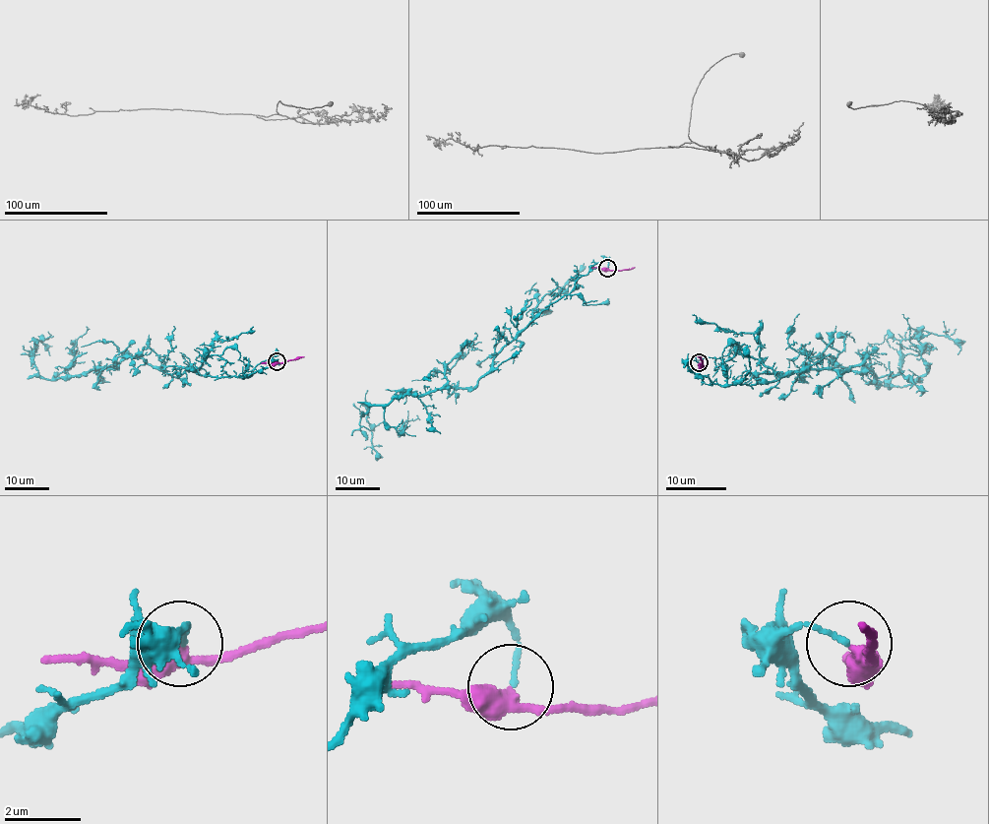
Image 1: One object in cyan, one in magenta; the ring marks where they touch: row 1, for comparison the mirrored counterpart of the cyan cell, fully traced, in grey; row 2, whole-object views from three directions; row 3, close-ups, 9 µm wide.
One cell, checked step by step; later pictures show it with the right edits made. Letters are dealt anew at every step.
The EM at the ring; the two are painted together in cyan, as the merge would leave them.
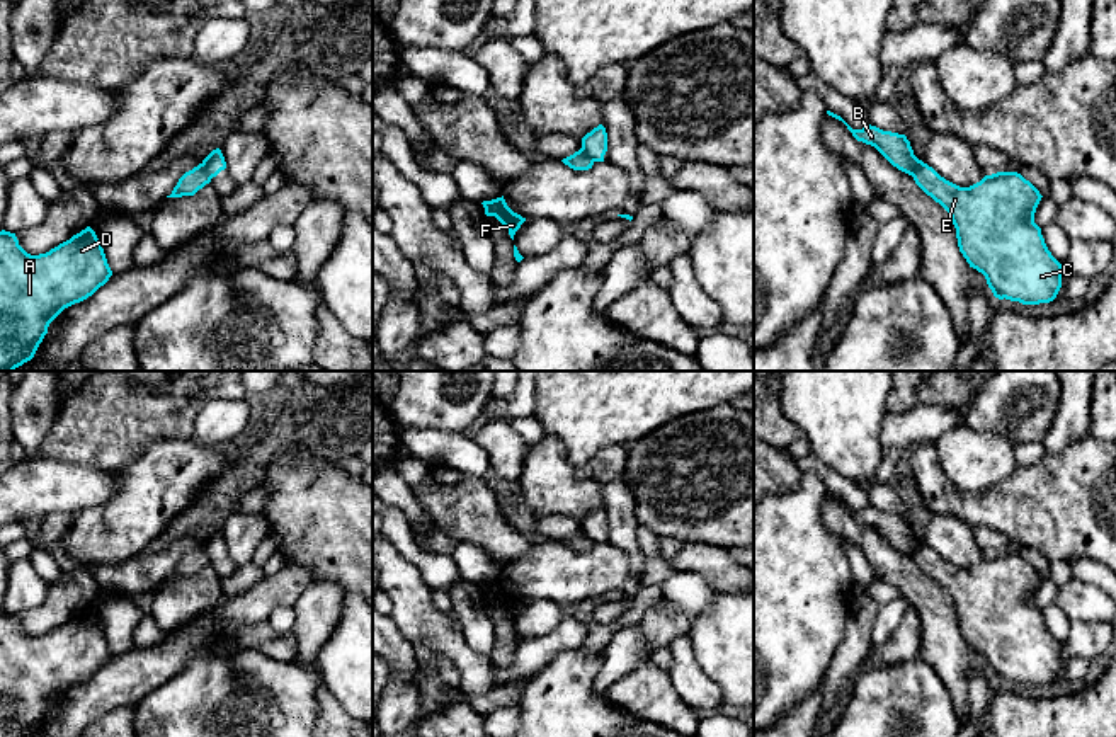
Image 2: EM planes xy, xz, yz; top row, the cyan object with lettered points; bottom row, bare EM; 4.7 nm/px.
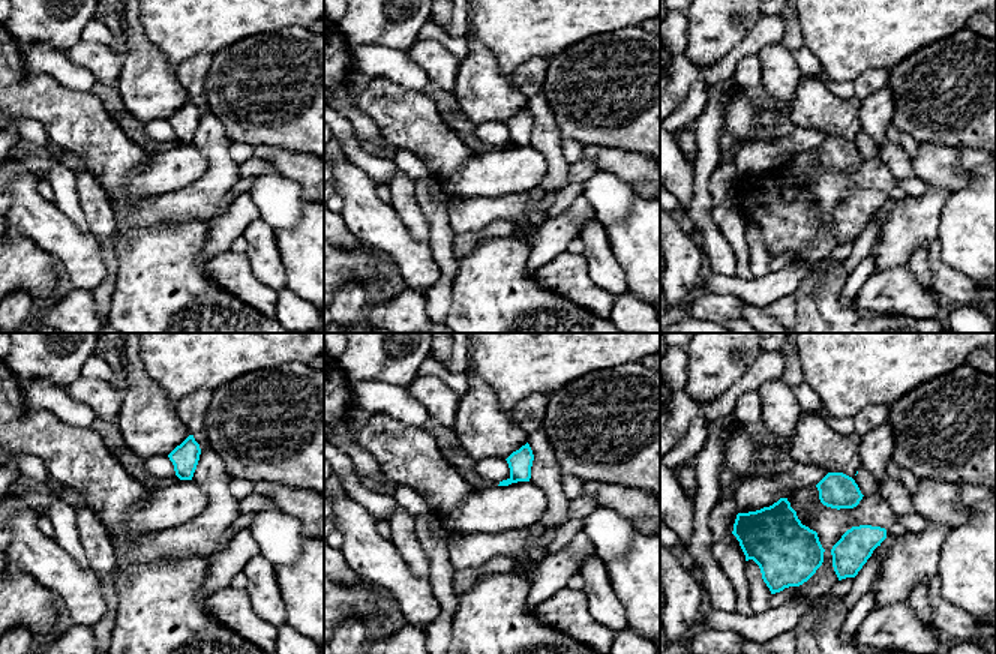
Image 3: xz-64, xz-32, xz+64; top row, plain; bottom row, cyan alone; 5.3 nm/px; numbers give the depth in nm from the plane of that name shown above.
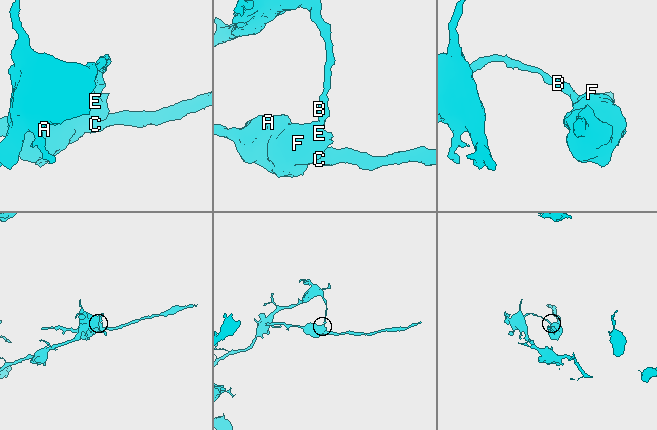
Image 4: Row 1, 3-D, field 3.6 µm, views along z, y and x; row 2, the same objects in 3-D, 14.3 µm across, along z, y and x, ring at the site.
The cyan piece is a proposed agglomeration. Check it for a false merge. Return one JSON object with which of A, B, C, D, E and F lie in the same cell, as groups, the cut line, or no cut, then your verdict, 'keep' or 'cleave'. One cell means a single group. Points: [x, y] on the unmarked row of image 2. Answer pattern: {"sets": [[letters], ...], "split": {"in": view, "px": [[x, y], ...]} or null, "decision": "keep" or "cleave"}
{"sets": [["A", "C", "D", "E", "F"], ["B"]], "split": {"in": "xy", "px": [[201, 545], [210, 560]]}, "decision": "cleave"}

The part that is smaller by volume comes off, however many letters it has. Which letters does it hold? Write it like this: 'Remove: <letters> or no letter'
Remove: A, C, D, E, F

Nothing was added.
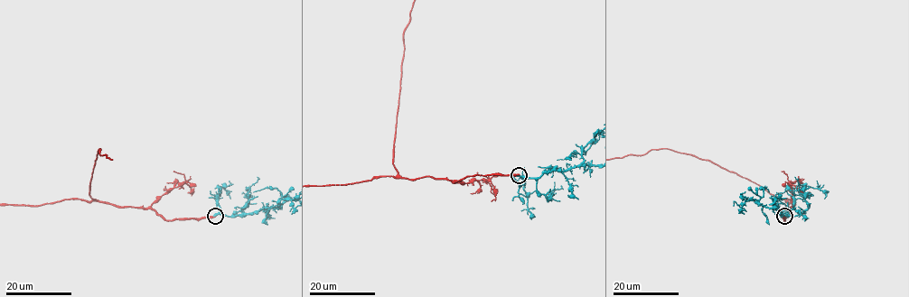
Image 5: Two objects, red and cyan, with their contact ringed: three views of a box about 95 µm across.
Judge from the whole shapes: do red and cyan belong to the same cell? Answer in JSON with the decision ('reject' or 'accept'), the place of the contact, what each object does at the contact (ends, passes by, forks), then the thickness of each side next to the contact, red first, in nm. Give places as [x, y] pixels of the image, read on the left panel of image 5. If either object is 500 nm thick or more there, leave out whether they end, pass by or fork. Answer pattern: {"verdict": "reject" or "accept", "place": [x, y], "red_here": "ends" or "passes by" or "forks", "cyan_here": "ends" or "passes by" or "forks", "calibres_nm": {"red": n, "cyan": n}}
{"verdict": "accept", "place": [215, 216], "red_here": "ends", "cyan_here": "ends", "calibres_nm": {"red": 480, "cyan": 400}}

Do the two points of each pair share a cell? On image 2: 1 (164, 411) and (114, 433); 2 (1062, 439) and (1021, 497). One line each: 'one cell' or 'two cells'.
1: one cell
2: two cells

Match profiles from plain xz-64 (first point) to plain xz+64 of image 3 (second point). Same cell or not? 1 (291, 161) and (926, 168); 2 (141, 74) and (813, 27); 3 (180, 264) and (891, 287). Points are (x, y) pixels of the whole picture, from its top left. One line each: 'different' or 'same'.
1: same
2: different
3: different

